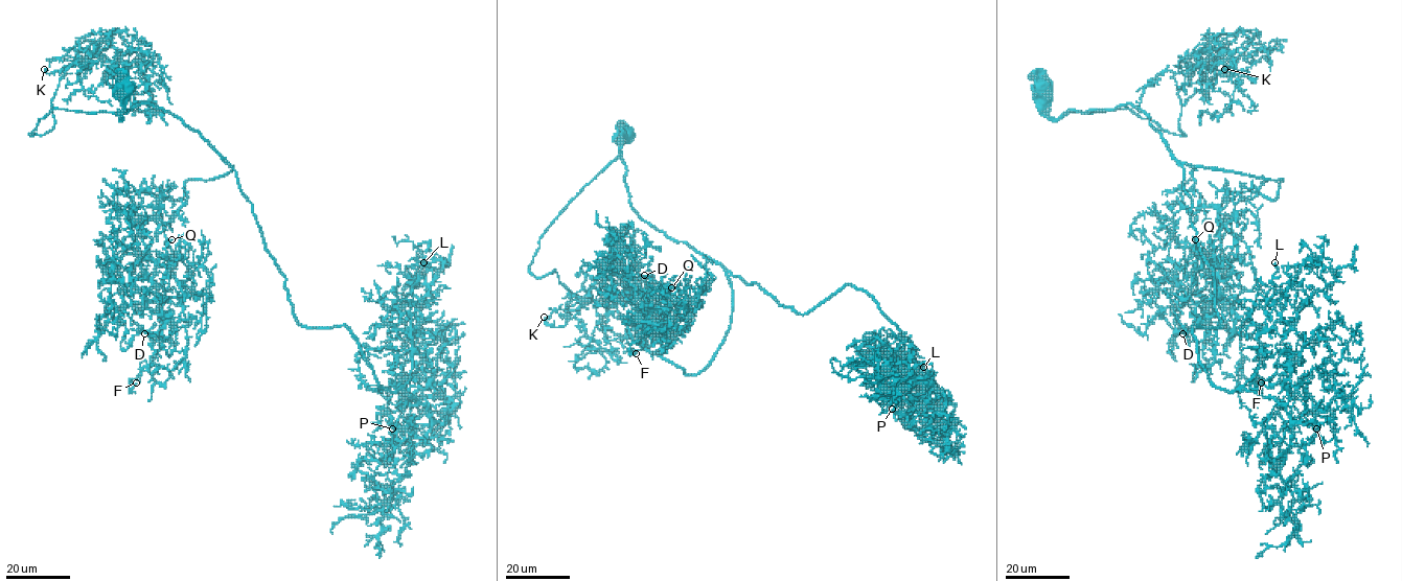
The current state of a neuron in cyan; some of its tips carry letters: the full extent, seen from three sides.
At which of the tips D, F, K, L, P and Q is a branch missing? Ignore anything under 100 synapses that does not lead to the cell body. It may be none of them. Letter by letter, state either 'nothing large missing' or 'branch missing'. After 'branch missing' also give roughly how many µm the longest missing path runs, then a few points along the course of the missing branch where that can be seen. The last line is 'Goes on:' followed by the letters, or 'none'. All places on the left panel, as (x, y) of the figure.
D: branch missing; about 20 µm are missing; missing branch runs (144, 333), (144, 326), (151, 320), (156, 321), (146, 316), (144, 307), (146, 310)
F: nothing large missing
K: nothing large missing
L: nothing large missing
P: nothing large missing
Q: nothing large missing
Goes on: D

